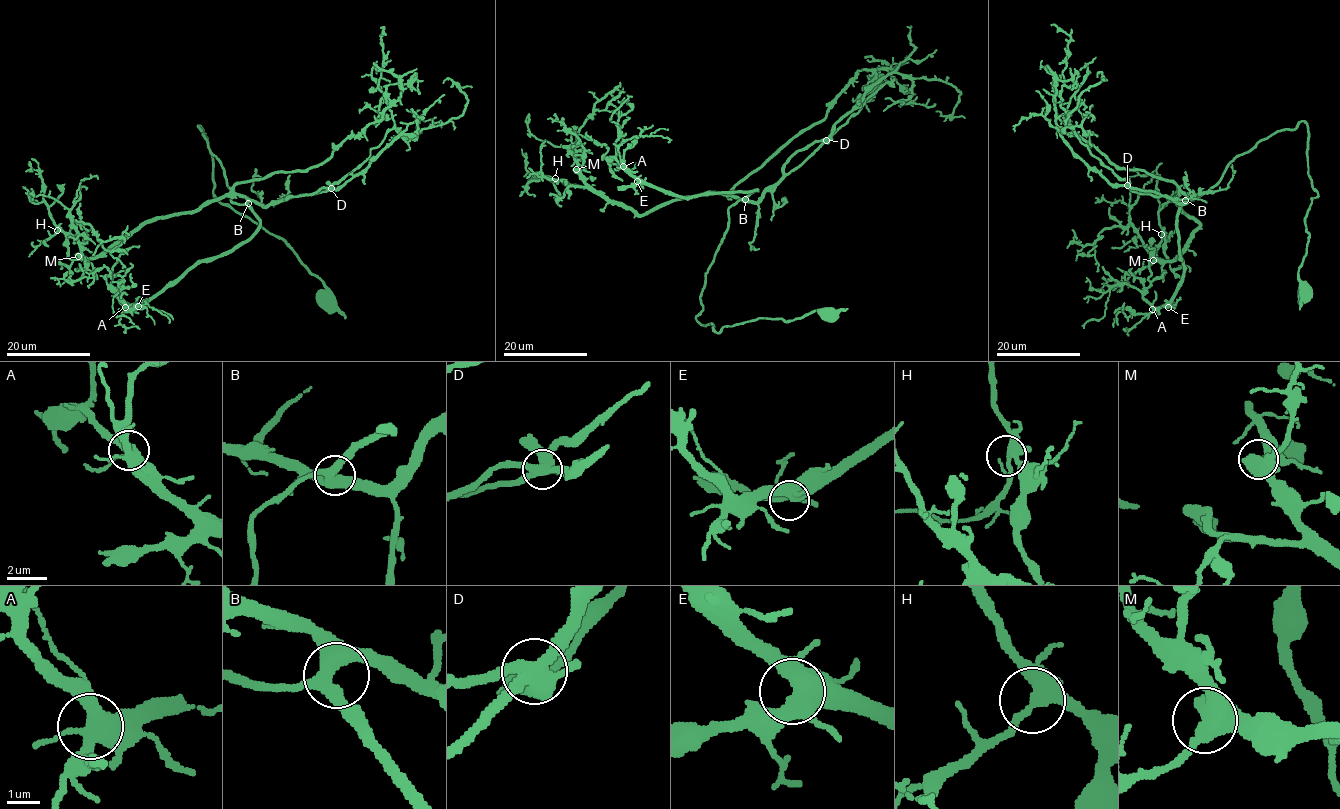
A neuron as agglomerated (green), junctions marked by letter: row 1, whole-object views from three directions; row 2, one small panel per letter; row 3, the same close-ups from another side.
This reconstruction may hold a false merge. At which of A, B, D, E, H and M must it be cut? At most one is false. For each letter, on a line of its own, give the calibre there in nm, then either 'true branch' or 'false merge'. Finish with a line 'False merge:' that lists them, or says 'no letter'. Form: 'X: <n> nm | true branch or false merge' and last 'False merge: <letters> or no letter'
A: 440 nm | true branch
B: 420 nm | true branch
D: 460 nm | true branch
E: 500 nm | true branch
H: 360 nm | true branch
M: 480 nm | true branch
False merge: no letter

